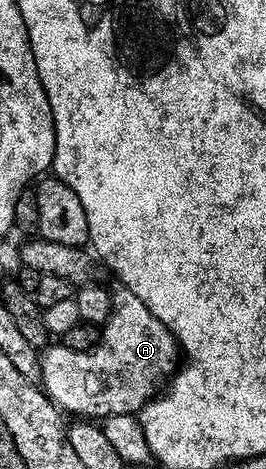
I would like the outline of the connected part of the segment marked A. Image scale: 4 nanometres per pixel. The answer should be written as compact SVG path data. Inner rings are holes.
M118 289L110 291L113 304L111 314L102 324L99 343L92 350L73 352L62 344L51 344L41 354L43 364L41 386L47 397L59 407L60 411L68 415L80 414L77 416L83 420L104 420L118 414L138 415L143 405L156 397L165 380L176 373L181 362L181 347L174 332L165 328L165 324L161 324L161 320L157 320L157 316L153 316L153 312L149 312L149 308L145 308L143 301L133 296L131 290Z

